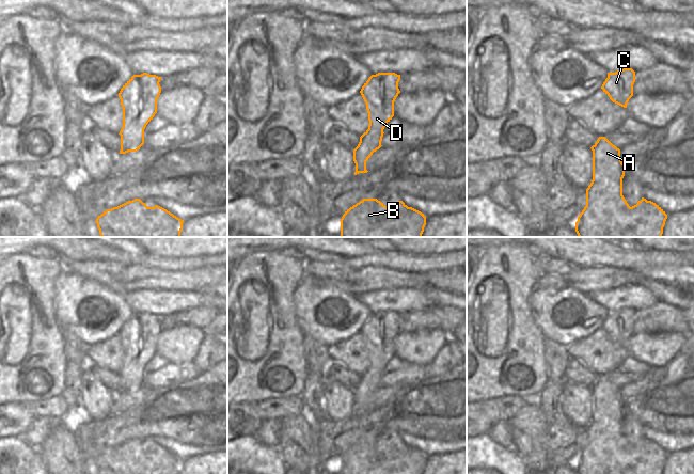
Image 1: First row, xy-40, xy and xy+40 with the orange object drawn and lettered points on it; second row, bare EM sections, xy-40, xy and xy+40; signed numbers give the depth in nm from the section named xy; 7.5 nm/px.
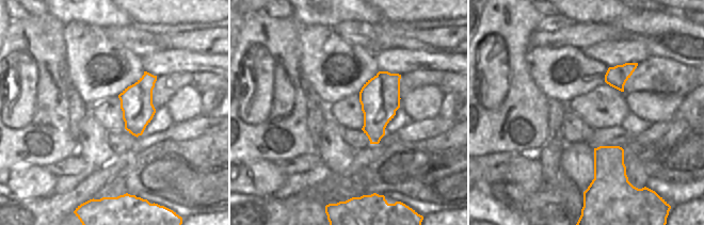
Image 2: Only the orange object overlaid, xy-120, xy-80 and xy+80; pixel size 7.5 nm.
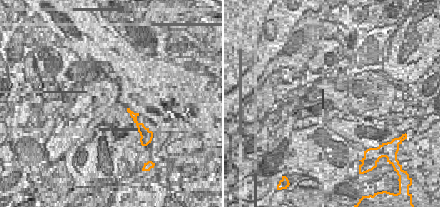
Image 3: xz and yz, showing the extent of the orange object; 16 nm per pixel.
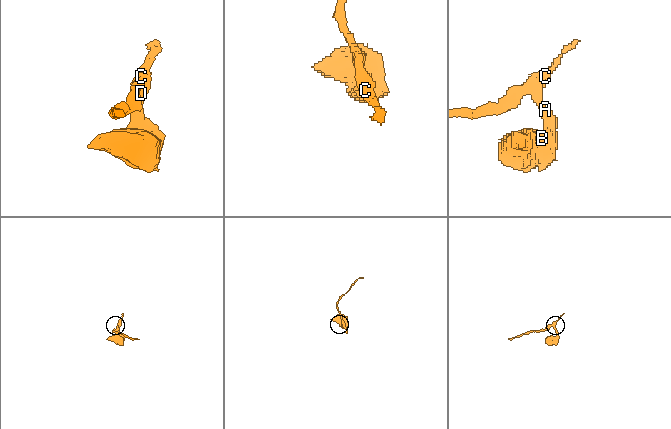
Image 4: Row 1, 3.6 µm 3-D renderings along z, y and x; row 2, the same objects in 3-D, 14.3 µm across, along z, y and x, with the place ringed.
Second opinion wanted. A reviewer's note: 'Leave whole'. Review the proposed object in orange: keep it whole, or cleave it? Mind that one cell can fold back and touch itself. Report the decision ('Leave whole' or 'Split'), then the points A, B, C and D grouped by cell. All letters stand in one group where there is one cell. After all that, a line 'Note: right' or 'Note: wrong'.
Leave whole. Groups: A B C D.
Note: right

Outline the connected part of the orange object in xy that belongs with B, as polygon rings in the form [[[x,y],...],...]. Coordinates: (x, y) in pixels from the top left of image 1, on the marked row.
[[[363,199],[345,211],[341,237],[422,237],[426,217],[403,201],[387,207],[377,199]]]

